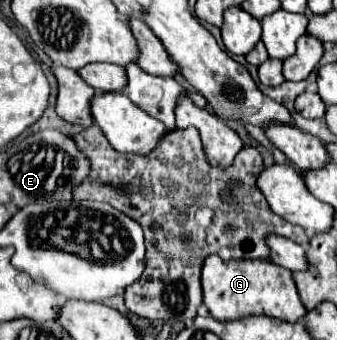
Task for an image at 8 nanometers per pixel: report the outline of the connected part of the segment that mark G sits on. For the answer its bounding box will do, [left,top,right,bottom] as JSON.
[201,256,307,322]

